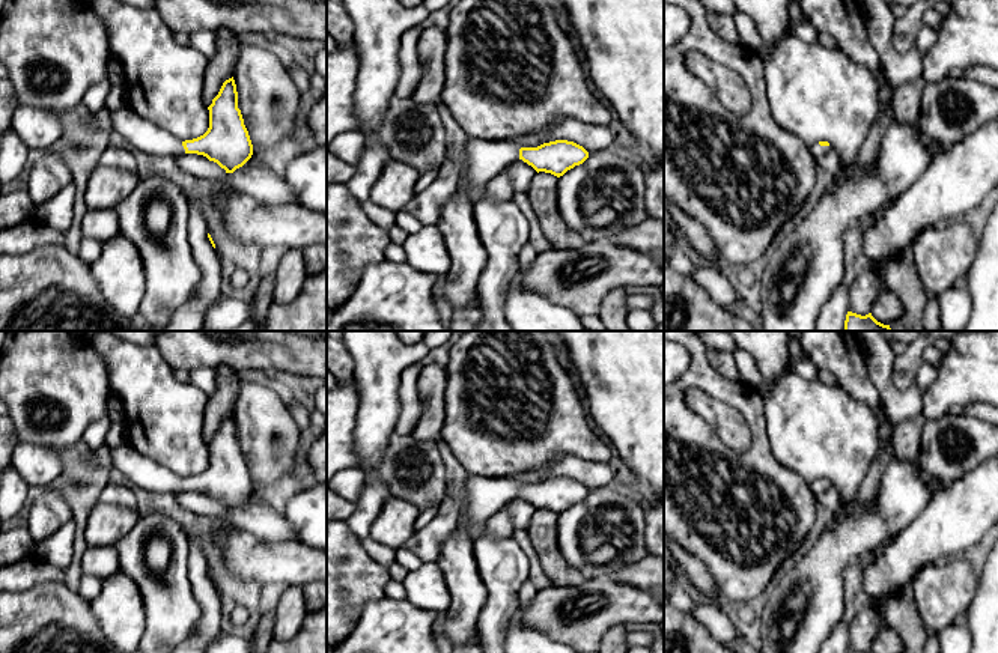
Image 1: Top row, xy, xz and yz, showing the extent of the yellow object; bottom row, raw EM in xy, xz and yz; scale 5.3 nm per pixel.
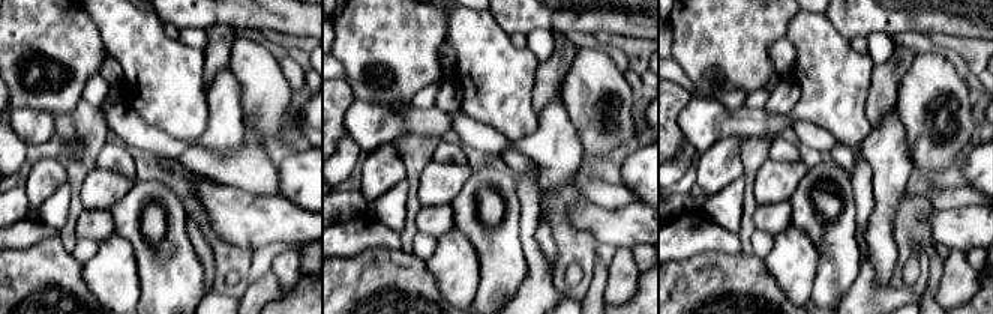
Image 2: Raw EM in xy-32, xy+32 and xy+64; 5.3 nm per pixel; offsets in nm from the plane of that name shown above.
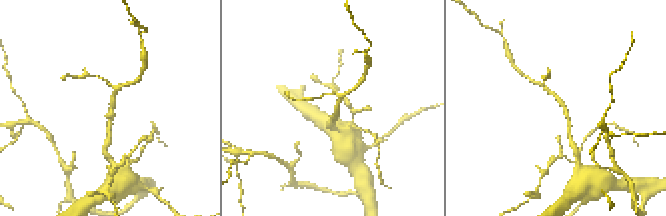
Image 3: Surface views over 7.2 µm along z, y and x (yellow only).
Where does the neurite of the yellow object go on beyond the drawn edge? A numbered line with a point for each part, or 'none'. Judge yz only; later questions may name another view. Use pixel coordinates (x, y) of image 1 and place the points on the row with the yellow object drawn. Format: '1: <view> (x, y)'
1: yz (818, 151)

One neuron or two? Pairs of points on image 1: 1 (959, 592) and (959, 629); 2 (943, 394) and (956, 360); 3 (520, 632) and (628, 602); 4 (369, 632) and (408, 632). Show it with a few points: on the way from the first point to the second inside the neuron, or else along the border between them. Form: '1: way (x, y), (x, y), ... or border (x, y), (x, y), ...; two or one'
1: border (962, 619), (937, 634); two
2: way (952, 385), (956, 381), (956, 369); one
3: border (515, 617), (550, 637); two
4: way (378, 632), (399, 632); one

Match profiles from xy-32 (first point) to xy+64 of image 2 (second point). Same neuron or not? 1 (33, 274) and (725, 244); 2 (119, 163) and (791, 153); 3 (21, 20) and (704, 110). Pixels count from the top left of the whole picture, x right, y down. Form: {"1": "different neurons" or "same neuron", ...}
{"1": "different neurons", "2": "same neuron", "3": "different neurons"}

